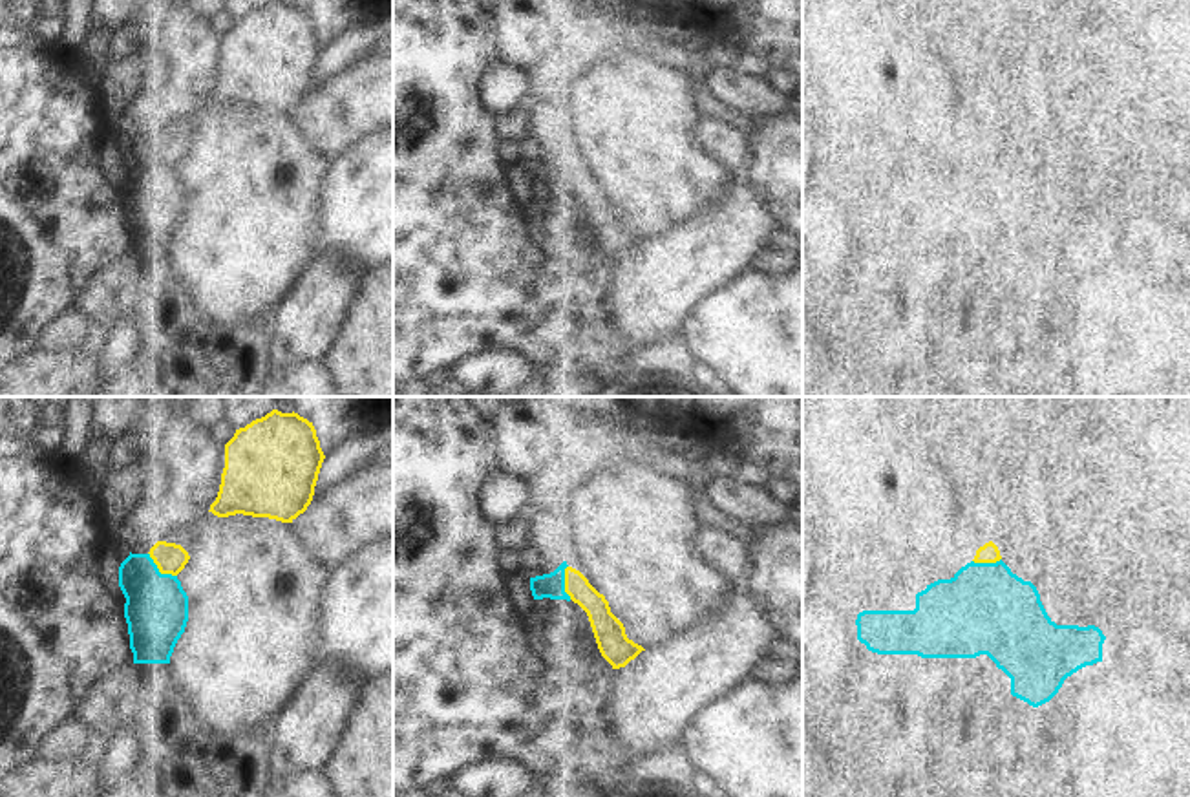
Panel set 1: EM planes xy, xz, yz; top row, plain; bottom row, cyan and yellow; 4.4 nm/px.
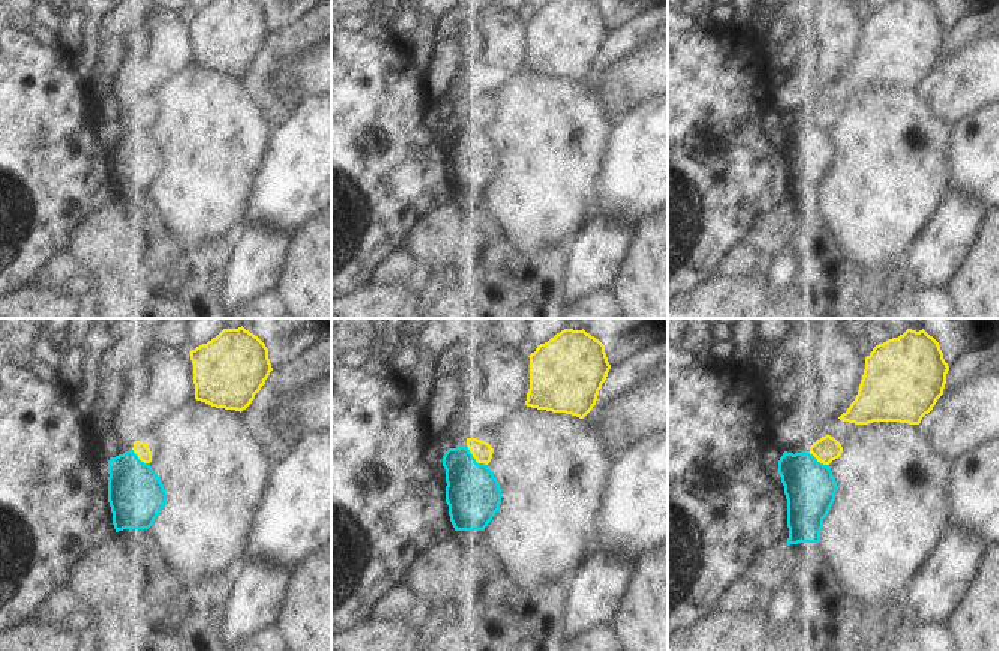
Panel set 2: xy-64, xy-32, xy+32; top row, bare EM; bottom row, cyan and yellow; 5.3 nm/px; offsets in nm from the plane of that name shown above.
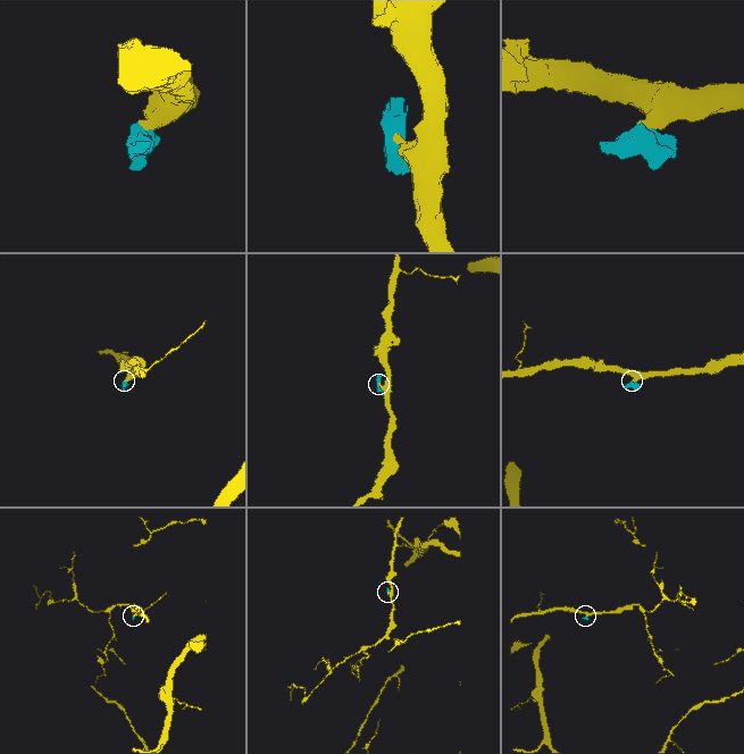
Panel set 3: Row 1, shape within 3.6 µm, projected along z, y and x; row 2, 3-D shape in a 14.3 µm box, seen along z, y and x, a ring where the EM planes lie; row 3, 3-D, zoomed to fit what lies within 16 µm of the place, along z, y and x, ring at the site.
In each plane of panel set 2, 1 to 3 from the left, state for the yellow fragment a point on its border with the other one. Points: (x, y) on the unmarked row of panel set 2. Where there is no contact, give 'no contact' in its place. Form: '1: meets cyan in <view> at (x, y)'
1: meets cyan in xy-64 at (137, 122)
2: meets cyan in xy-32 at (473, 122)
3: meets cyan in xy+32 at (819, 126)

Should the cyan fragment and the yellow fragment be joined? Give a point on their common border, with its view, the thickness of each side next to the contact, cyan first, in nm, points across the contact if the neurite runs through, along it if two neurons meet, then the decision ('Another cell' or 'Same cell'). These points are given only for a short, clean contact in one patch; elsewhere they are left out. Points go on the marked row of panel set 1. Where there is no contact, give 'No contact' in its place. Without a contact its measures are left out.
Touches cyan at xy (158, 571). Thickness 280 nm (cyan) against 140 nm. Another cell.

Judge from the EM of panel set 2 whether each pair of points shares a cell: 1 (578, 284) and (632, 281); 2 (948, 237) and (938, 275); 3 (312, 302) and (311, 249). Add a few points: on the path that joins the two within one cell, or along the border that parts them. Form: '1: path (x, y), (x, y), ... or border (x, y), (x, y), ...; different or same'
1: border (630, 251), (626, 266), (612, 288); different
2: path (945, 246), (938, 255), (938, 266); same
3: path (312, 288), (312, 263); same

